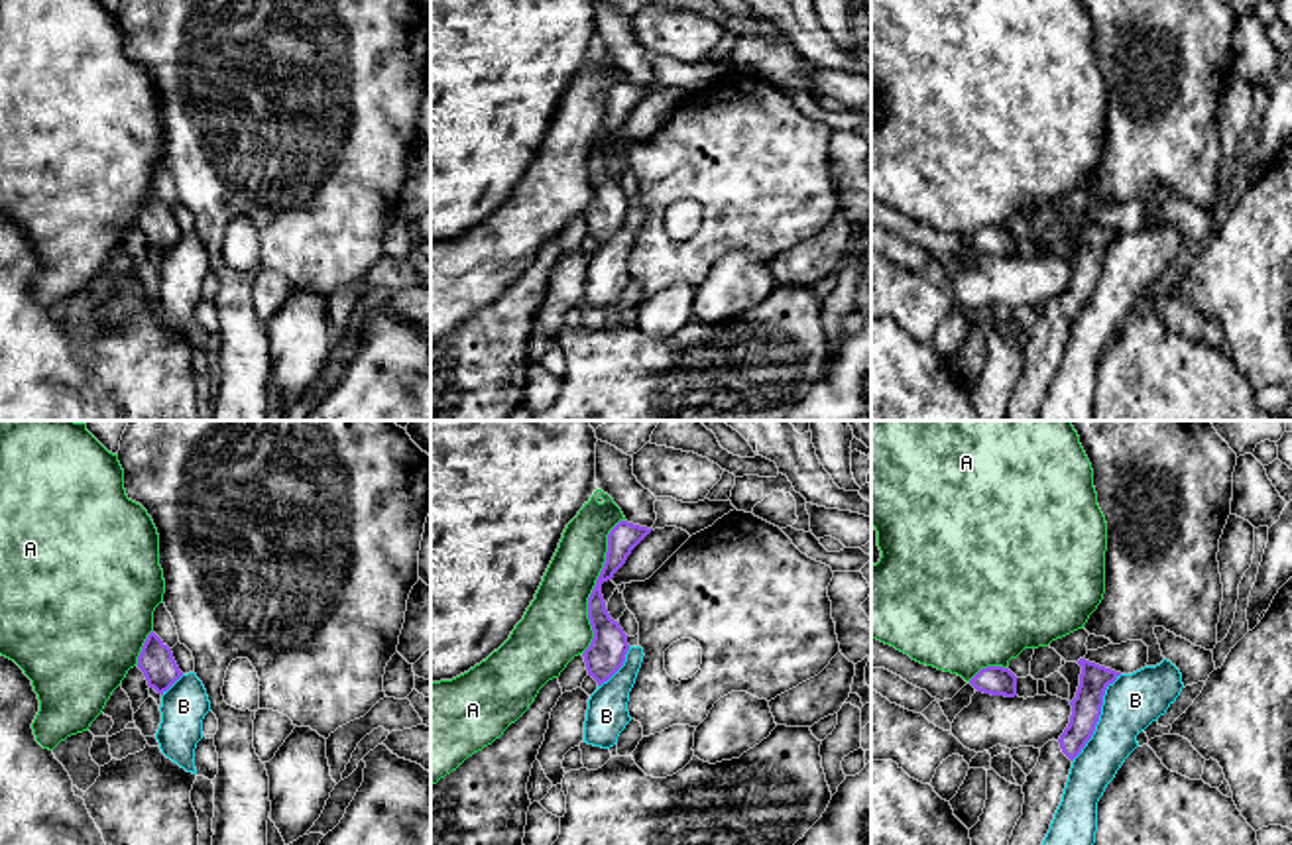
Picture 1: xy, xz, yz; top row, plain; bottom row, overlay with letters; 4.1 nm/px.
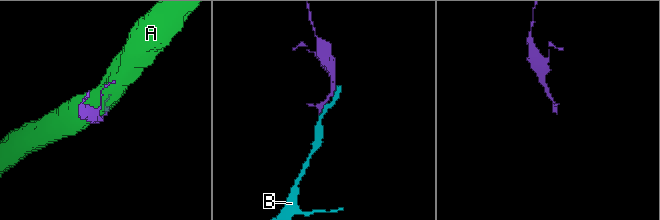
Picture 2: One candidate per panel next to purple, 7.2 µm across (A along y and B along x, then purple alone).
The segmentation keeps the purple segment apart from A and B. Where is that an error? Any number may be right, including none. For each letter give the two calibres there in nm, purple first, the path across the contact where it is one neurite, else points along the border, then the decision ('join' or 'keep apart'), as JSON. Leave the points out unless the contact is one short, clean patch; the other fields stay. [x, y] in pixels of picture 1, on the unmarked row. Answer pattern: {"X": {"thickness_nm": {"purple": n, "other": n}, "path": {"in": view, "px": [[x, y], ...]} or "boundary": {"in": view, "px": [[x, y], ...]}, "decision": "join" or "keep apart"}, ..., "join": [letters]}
{"A": {"thickness_nm": {"purple": 140, "other": 280}, "decision": "keep apart"}, "B": {"thickness_nm": {"purple": 130, "other": 220}, "boundary": {"in": "yz", "px": [[1121, 234], [1106, 250], [1092, 297], [1072, 319]]}, "decision": "keep apart"}, "join": []}

